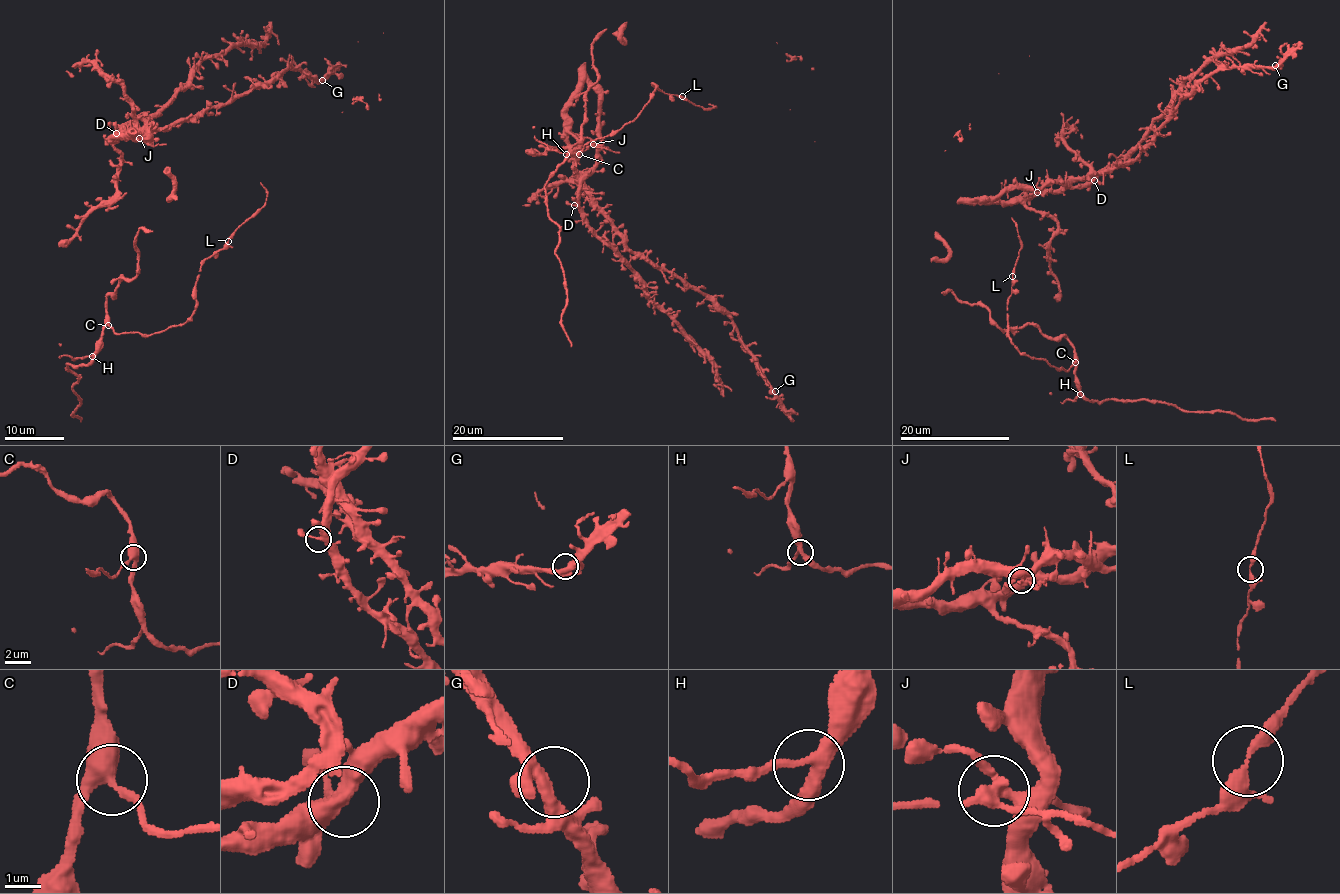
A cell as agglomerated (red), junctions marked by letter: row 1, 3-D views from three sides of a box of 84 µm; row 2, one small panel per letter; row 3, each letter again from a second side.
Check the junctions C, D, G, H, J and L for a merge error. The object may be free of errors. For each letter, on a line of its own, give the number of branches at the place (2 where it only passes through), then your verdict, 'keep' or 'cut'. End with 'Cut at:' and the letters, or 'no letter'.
C: branches 3; keep
D: branches 3; keep
G: branches 3; keep
H: branches 3; keep
J: branches 3; cut
L: branches 3; keep
Cut at: J

